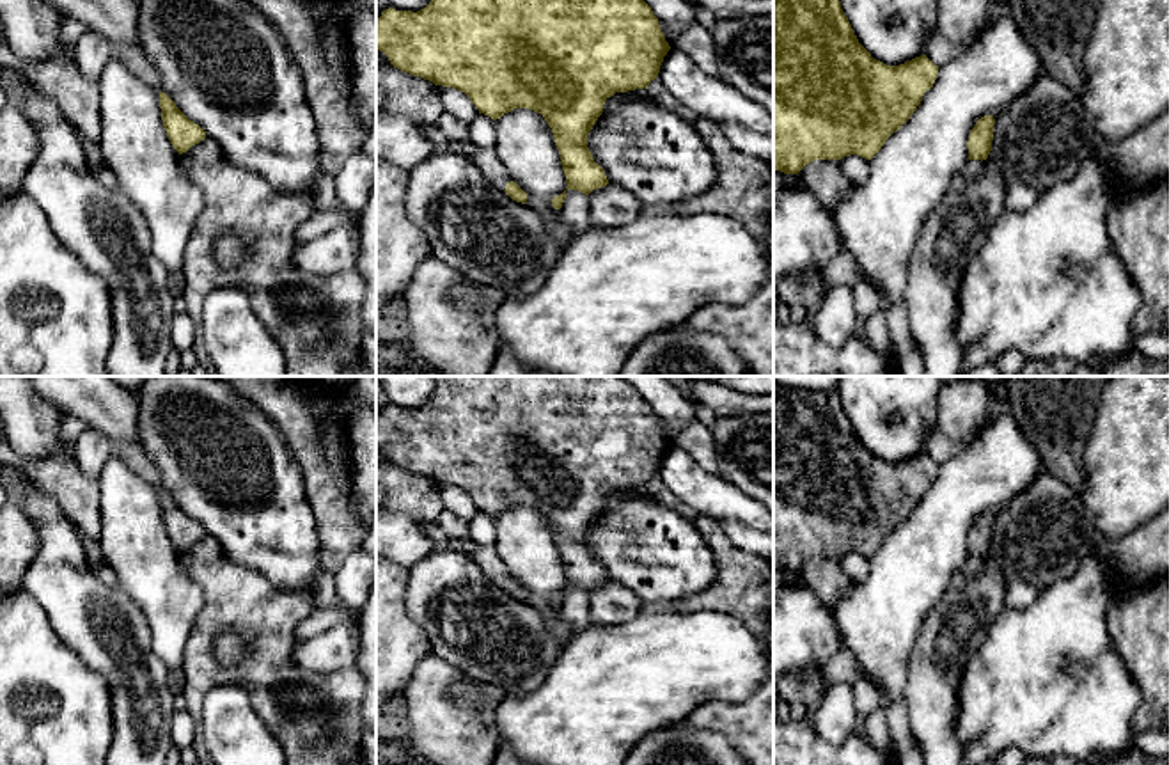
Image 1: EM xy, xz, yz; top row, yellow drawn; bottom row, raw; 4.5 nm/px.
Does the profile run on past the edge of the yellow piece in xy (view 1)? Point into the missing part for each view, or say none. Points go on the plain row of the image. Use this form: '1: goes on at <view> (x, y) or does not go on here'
1: does not go on here

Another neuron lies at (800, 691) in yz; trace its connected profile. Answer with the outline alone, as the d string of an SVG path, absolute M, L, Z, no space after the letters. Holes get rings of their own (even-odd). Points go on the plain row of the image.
M809 666L795 673L784 673L773 680L773 698L779 708L795 715L812 715L827 692L821 683L820 666Z

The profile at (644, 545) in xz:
M628 490L607 495L587 545L608 582L630 588L642 602L679 600L717 577L715 557L694 522Z

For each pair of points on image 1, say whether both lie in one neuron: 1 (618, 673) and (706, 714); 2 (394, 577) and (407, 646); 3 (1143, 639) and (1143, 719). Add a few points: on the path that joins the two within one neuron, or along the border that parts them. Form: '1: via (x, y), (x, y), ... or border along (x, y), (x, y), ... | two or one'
1: border along (738, 701), (705, 701), (685, 719) | two
2: via (394, 595), (394, 629) | one
3: via (1150, 659), (1150, 700) | one

